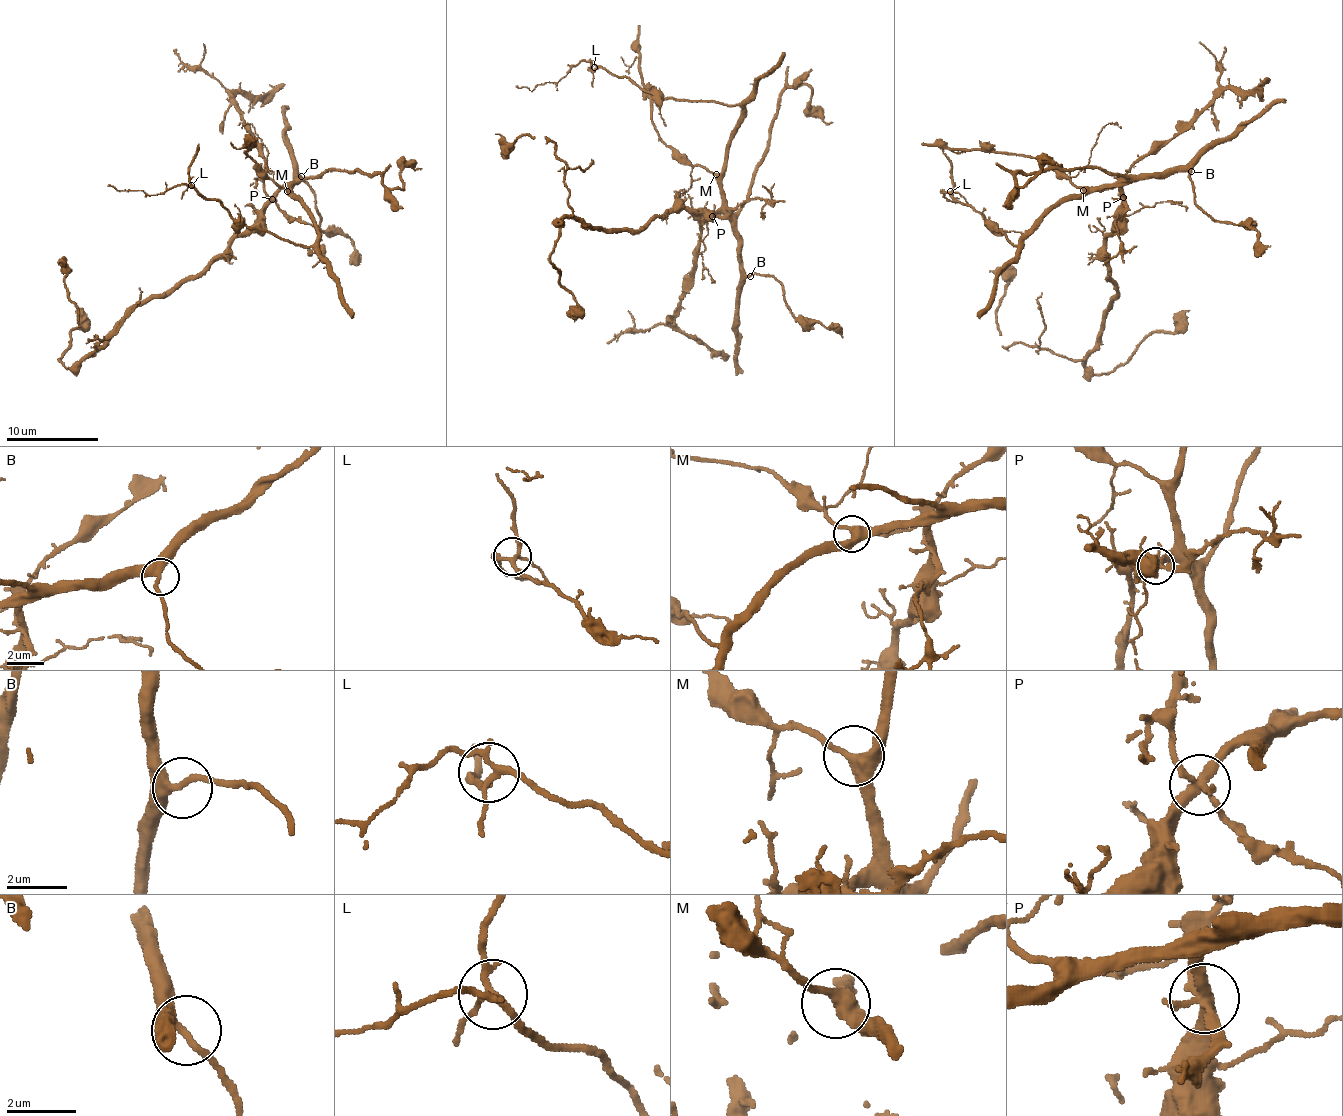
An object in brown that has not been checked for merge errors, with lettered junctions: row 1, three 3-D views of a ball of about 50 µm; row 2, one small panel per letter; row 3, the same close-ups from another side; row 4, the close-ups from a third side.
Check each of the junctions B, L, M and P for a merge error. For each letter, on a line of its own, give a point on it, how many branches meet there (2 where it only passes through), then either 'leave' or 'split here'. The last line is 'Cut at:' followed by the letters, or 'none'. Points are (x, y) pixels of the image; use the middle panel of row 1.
B: (750, 276) | 3 | leave
L: (594, 67) | 4 | leave
M: (716, 174) | 3 | leave
P: (712, 216) | 4 | split here
Cut at: P

